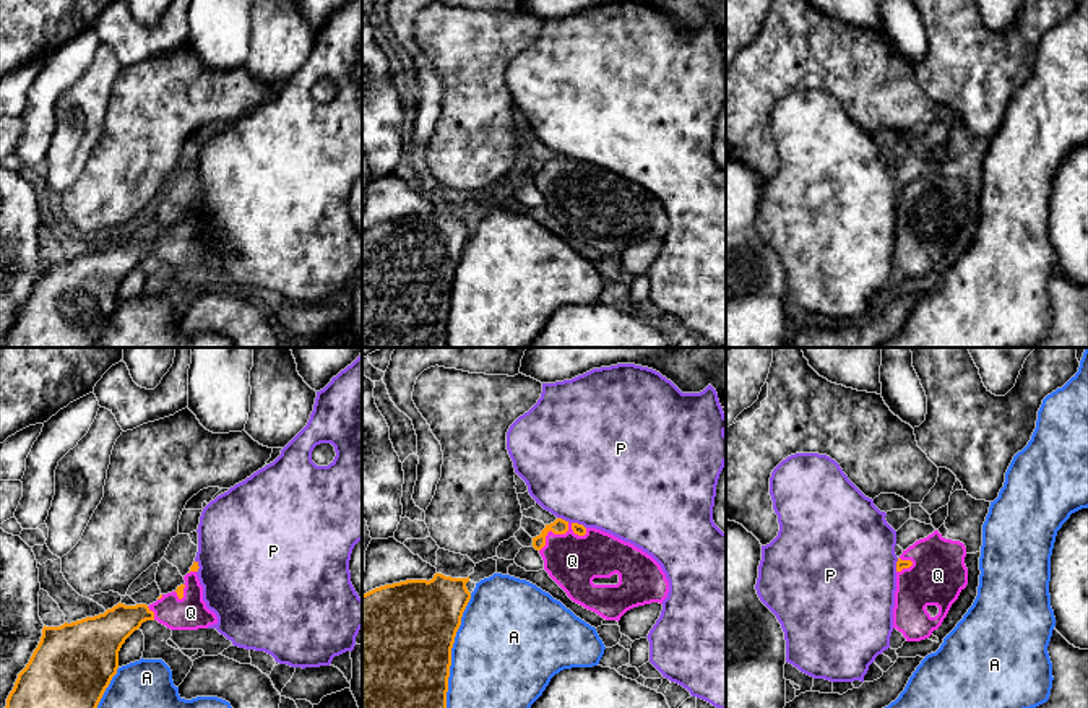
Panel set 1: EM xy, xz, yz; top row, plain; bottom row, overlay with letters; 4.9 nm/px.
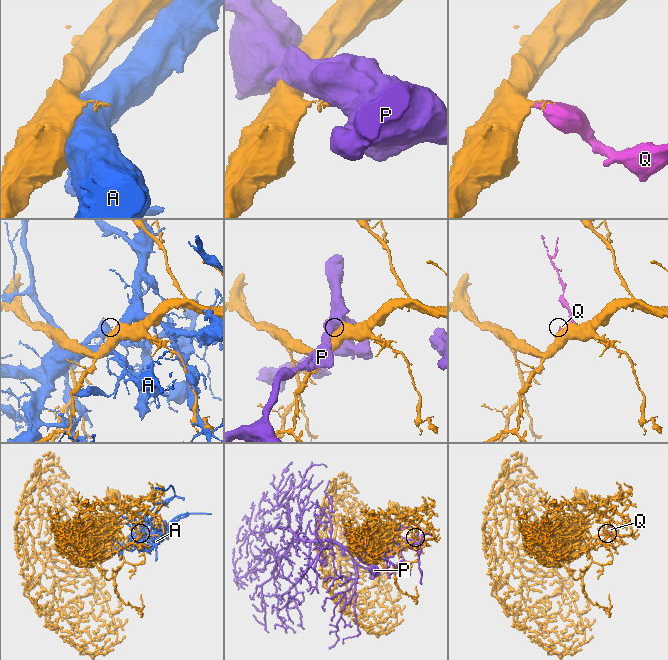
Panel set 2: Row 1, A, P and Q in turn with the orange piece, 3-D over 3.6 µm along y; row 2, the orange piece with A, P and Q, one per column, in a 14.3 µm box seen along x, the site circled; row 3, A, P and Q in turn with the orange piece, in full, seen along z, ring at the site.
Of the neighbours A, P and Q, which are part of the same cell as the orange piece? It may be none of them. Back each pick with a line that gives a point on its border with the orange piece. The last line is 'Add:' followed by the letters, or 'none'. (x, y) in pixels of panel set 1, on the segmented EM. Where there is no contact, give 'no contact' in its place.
Q: meets orange in xz at (559, 533)
Add: Q

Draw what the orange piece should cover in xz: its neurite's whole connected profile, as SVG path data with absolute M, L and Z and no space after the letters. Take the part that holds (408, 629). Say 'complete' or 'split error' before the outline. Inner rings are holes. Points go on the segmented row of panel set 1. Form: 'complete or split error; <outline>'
complete; M435 573L432 580L406 580L362 594L362 708L447 708L451 648L471 599L468 578Z

